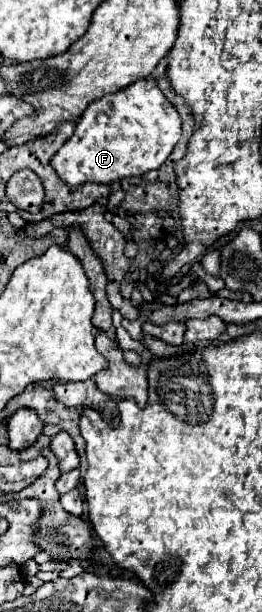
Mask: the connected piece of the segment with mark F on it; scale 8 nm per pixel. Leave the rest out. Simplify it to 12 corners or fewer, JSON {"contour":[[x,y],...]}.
{"contour":[[147,80],[95,100],[51,158],[69,186],[157,170],[181,116]]}

